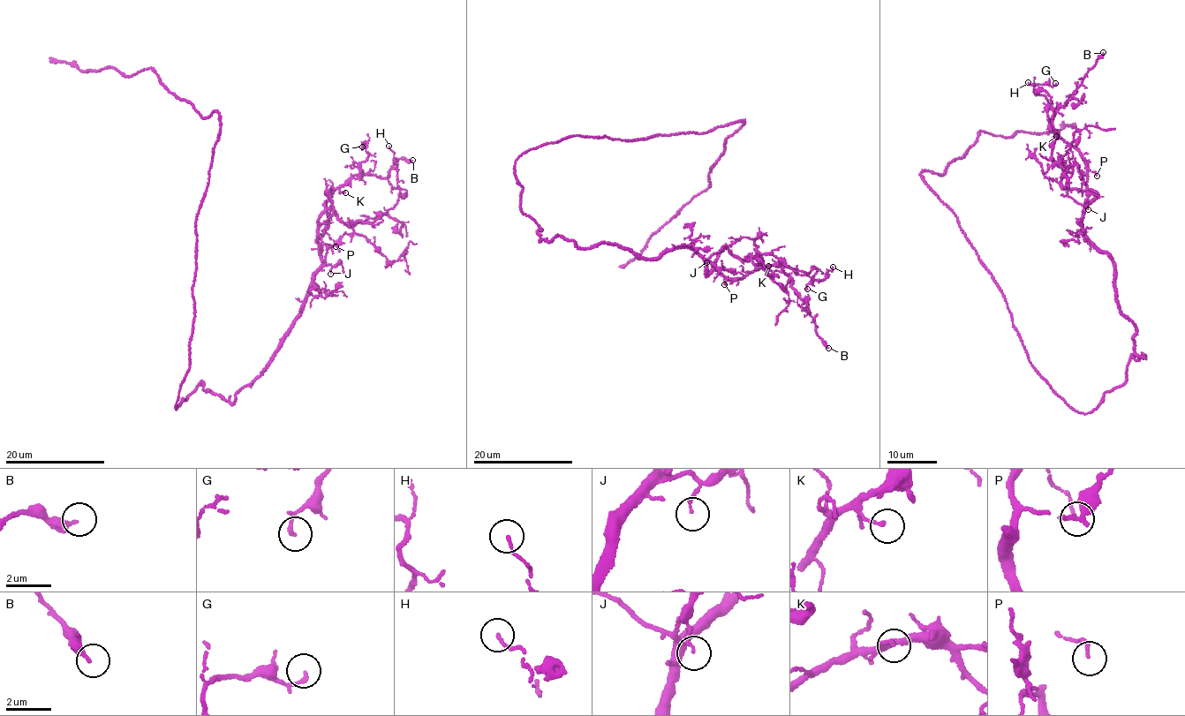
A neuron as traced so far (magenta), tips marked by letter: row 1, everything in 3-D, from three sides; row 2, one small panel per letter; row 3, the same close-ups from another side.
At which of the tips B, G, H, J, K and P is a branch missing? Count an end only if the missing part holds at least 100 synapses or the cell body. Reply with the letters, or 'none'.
none

